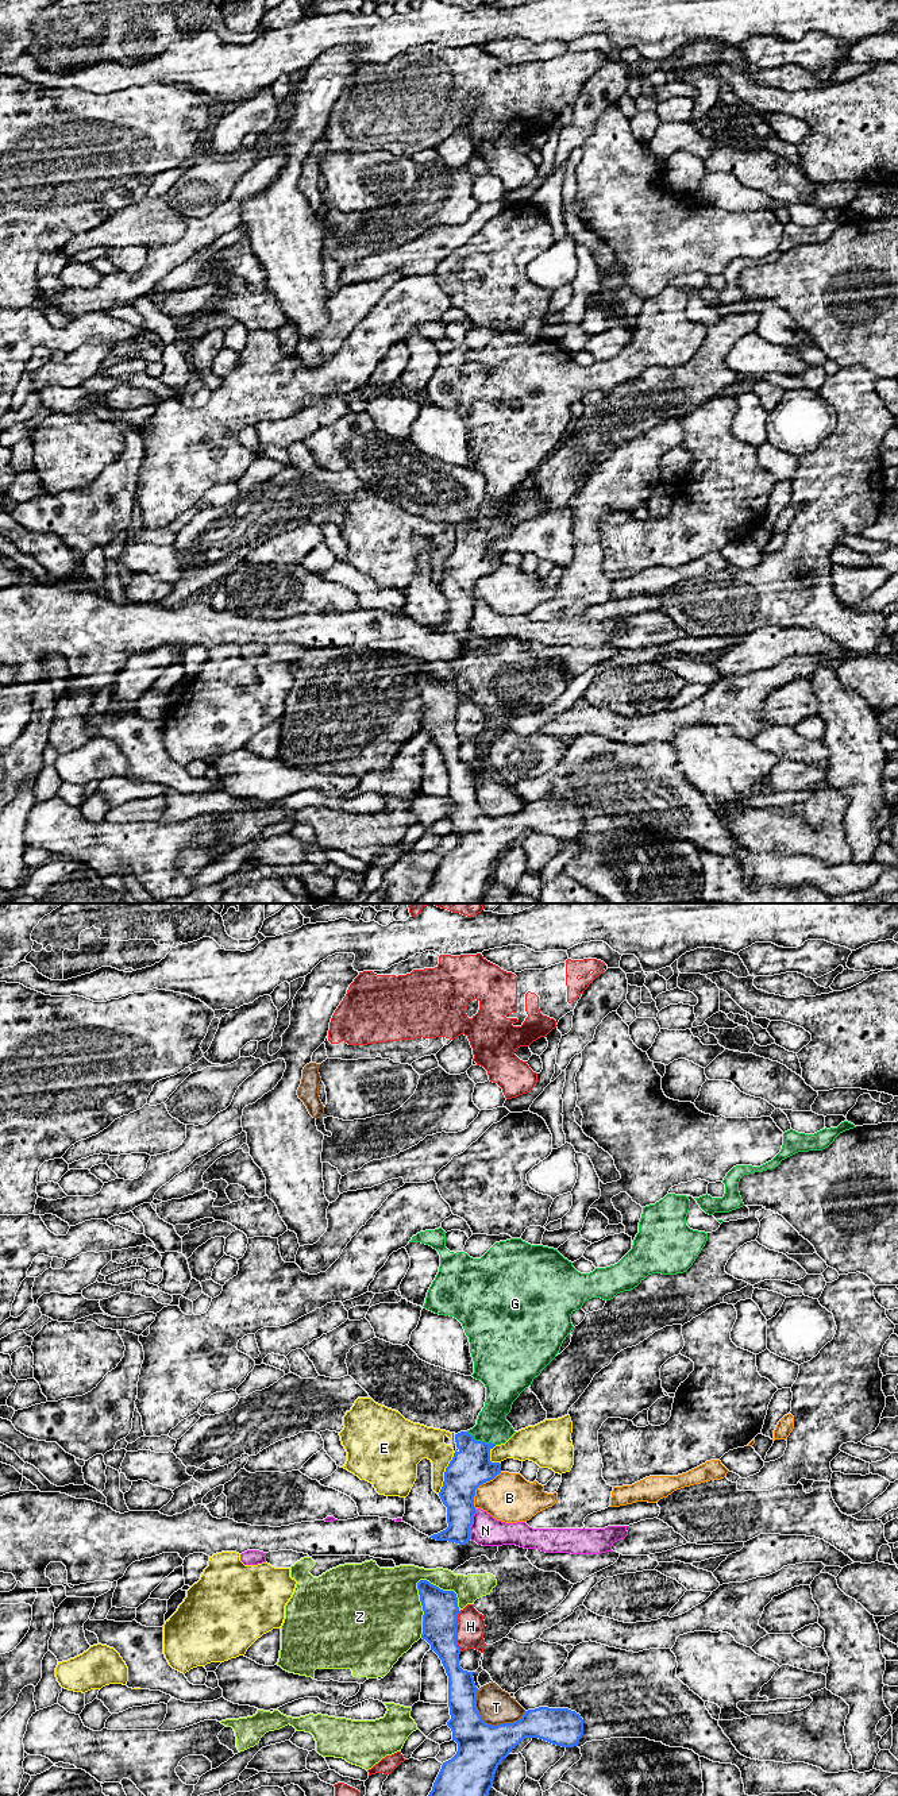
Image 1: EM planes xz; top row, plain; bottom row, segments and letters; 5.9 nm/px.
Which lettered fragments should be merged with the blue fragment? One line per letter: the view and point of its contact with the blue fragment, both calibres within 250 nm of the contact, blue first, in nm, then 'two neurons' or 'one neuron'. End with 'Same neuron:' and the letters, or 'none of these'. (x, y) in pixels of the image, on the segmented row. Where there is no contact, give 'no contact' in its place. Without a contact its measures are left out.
B: xz (478, 1486) | 240/300 nm | two neurons
E: xz (444, 1473) | 240/200 nm | two neurons
G: xz (481, 1441) | 240/190 nm | one neuron
H: xz (455, 1631) | 220/180 nm | two neurons
N: xz (471, 1523) | 200/180 nm | two neurons
T: xz (490, 1725) | 280/200 nm | two neurons
Z: xz (421, 1604) | 220/500 nm | two neurons
Same neuron: G

